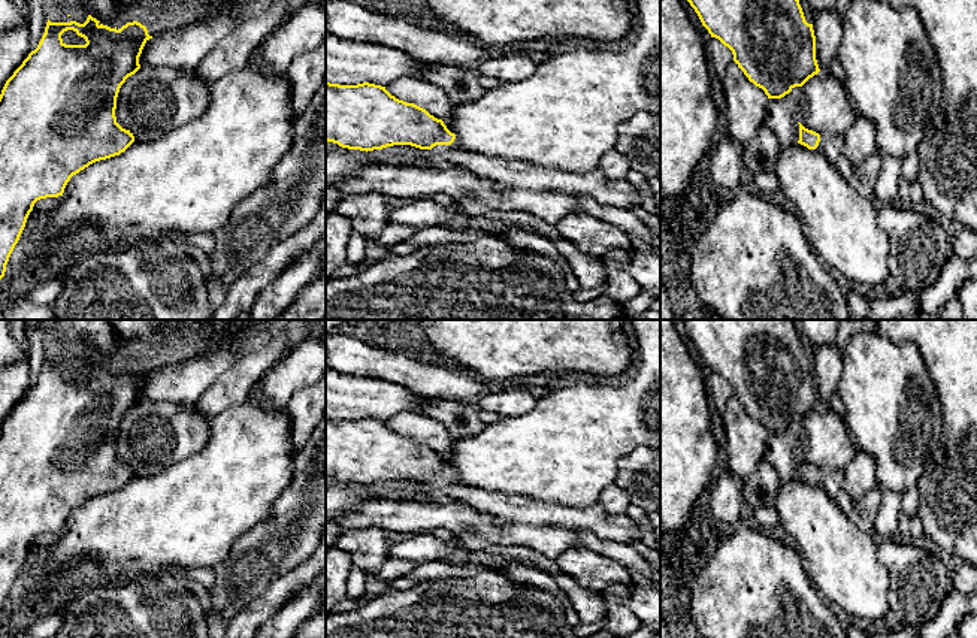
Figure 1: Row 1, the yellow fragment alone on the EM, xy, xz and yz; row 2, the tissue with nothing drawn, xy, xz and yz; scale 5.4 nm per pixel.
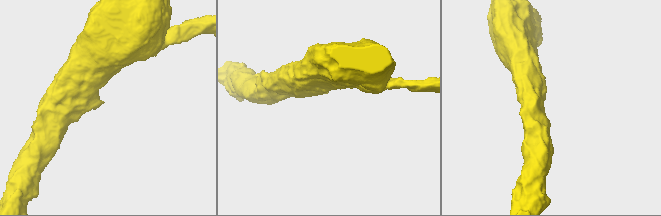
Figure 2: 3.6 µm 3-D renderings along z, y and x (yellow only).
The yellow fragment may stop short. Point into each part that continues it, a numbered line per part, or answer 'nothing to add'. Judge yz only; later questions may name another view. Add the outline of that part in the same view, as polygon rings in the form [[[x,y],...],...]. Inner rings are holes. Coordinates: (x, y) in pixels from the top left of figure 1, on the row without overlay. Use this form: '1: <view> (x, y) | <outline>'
1: yz (832, 480) | [[[820,468],[820,477],[817,483],[832,499],[837,499],[843,492],[844,472],[838,469]]]

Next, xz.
1: xz (620, 529) | [[[454,478],[436,480],[432,486],[456,502],[463,502],[480,512],[505,521],[589,529],[599,539],[624,547],[629,547],[633,541],[641,541],[642,536],[641,526],[629,515],[610,515],[601,502],[586,507],[545,504],[521,495],[505,495],[459,484]]]

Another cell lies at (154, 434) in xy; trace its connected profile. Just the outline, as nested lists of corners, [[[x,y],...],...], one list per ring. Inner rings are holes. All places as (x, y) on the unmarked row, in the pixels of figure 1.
[[[142,400],[121,420],[115,451],[117,457],[134,471],[134,477],[152,477],[197,454],[205,447],[209,432],[209,418],[194,405]]]

